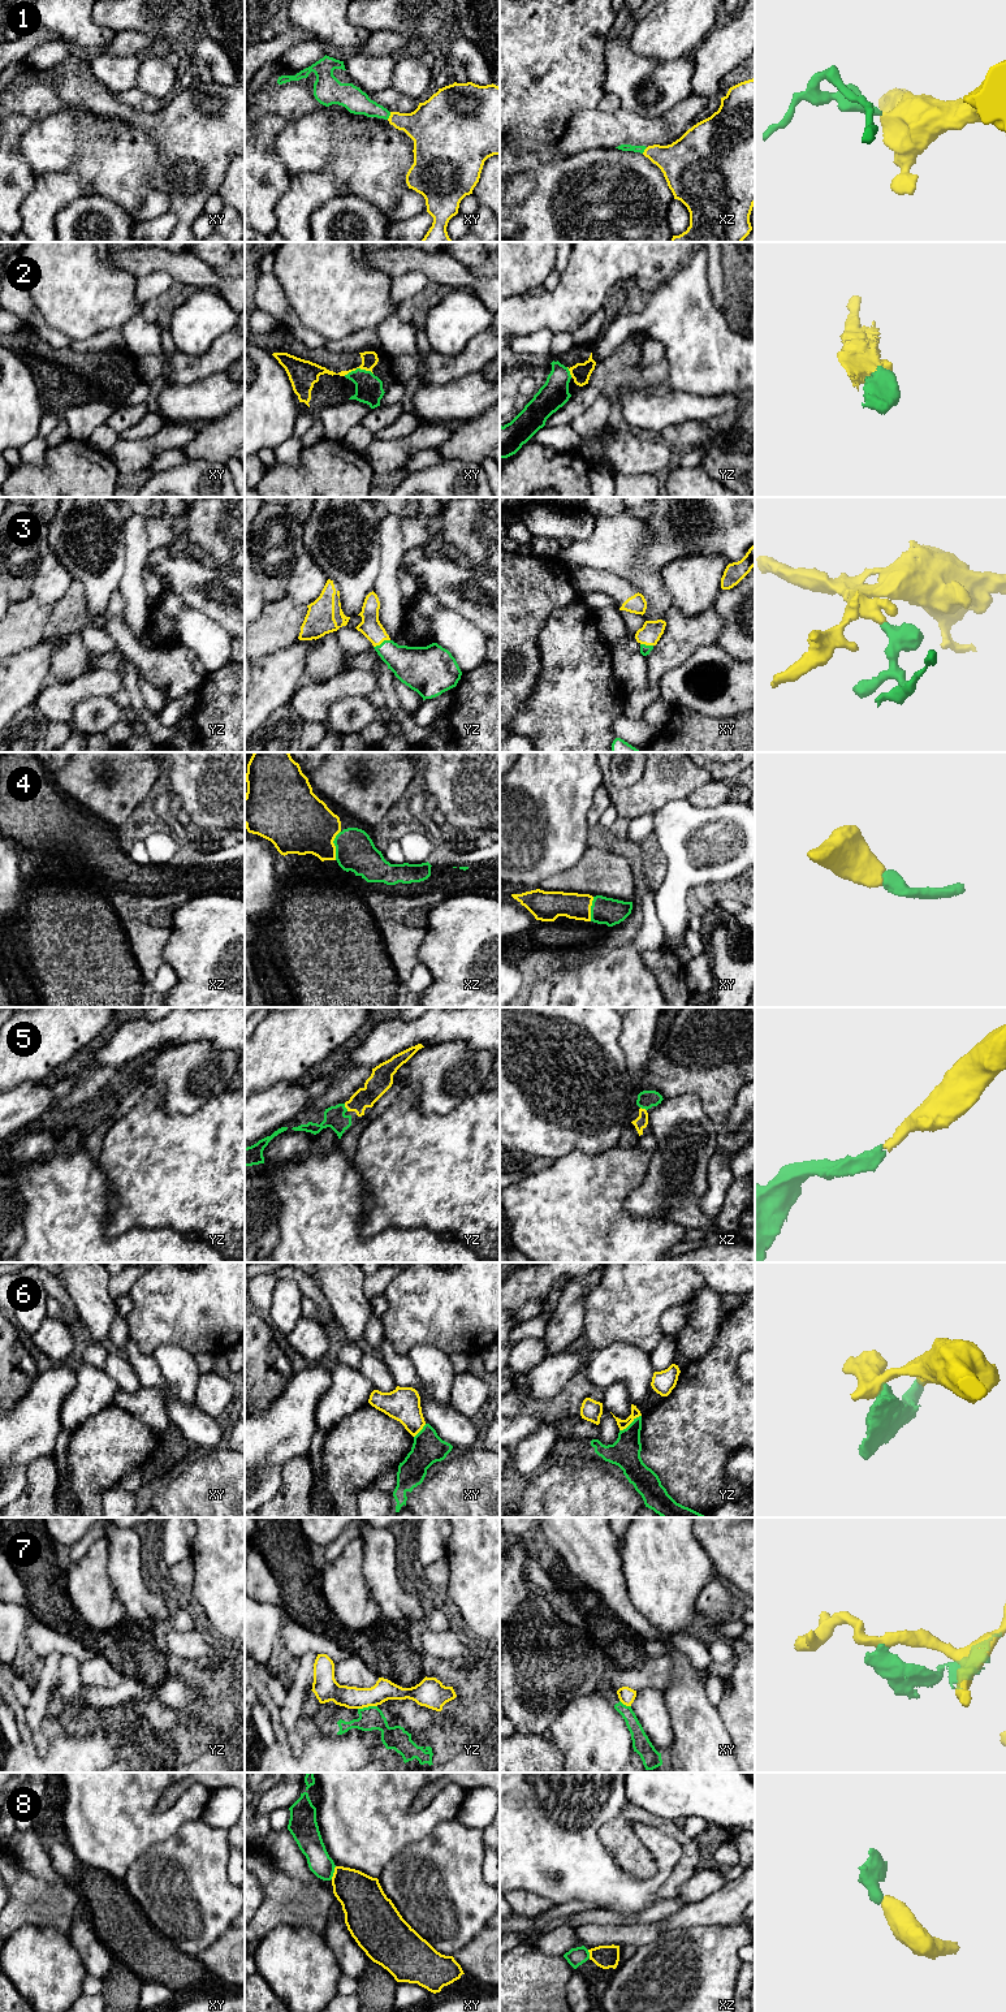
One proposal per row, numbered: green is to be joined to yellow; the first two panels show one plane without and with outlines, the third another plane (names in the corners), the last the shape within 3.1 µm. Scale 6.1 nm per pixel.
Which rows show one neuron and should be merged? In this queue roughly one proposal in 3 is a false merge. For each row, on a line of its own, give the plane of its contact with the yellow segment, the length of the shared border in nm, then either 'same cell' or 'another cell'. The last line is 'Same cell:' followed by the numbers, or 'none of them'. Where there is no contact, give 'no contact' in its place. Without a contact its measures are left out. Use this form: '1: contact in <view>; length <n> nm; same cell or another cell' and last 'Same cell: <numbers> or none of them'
1: contact in xy; length 50 nm; same cell
2: contact in xy; length 180 nm; same cell
3: contact in yz; length 120 nm; same cell
4: contact in xz; length 190 nm; same cell
5: contact in yz; length 50 nm; same cell
6: contact in yz; length 170 nm; another cell
7: contact in yz; length 120 nm; another cell
8: contact in xy; length 90 nm; same cell
Same cell: 1, 2, 3, 4, 5, 8

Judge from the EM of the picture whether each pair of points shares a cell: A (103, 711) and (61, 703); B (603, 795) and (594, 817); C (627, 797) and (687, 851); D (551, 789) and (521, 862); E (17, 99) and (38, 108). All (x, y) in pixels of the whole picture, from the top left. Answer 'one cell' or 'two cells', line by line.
A: two cells
B: one cell
C: two cells
D: one cell
E: one cell

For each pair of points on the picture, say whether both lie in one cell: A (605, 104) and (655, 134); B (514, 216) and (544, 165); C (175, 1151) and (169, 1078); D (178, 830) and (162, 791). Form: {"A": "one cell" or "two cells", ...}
{"A": "two cells", "B": "one cell", "C": "two cells", "D": "one cell"}

